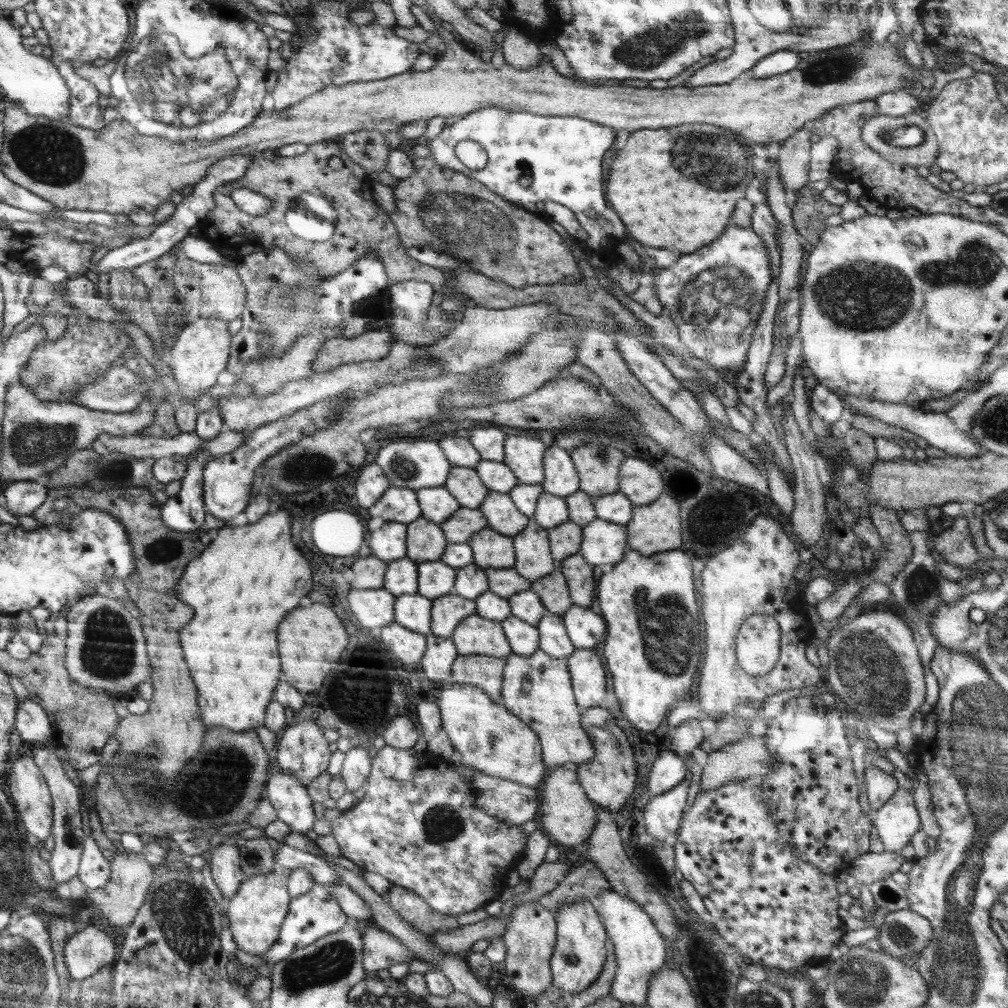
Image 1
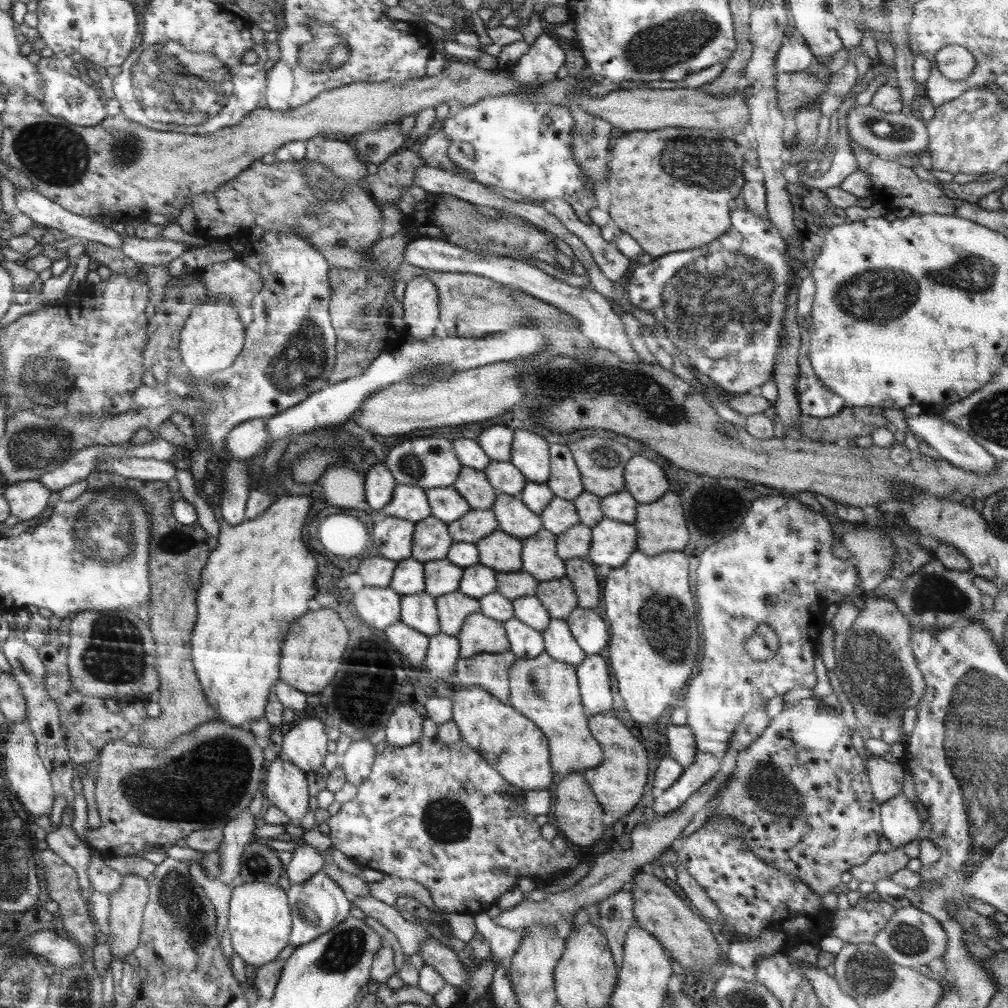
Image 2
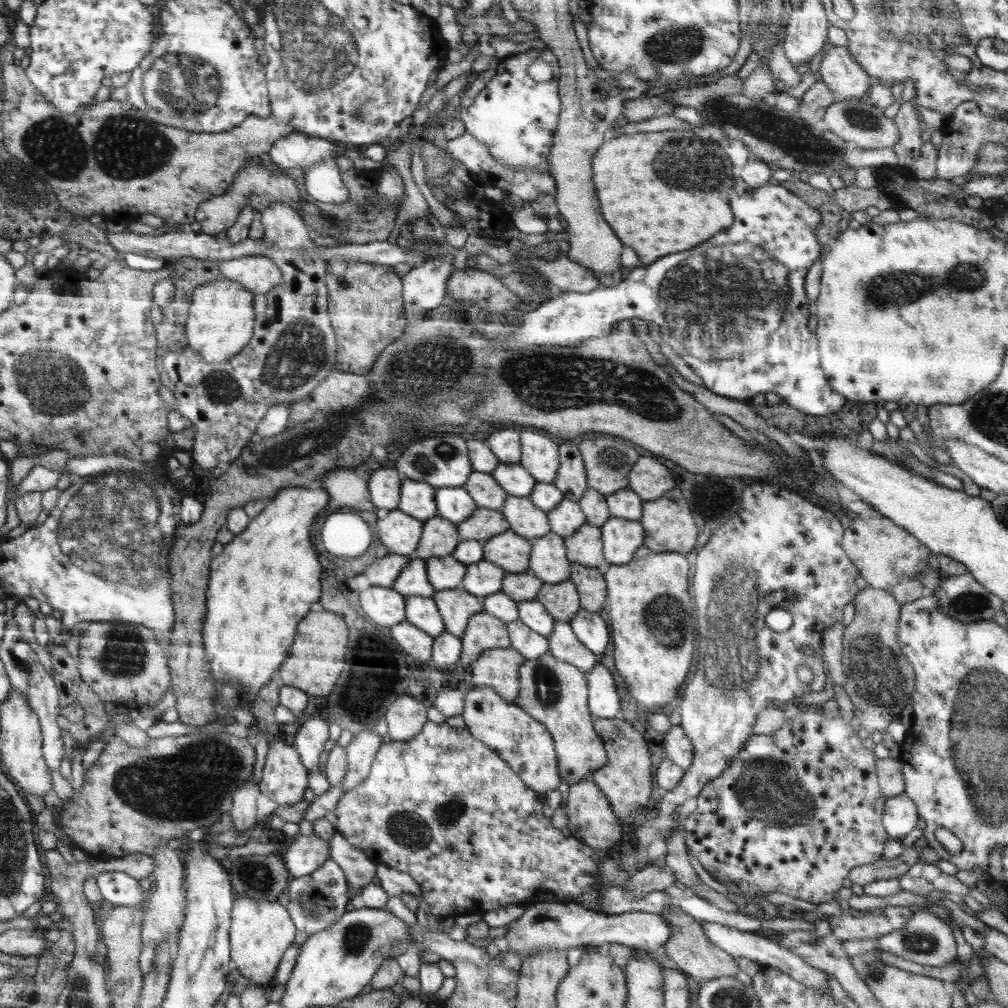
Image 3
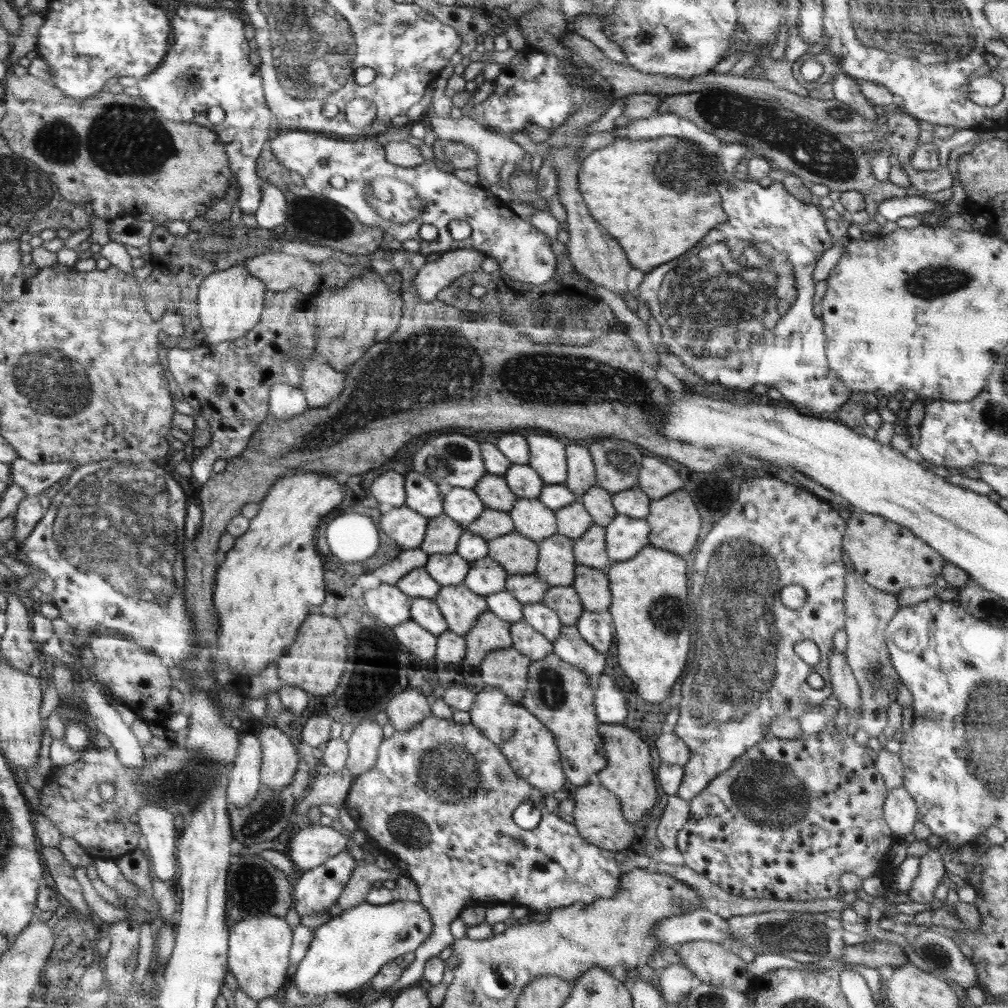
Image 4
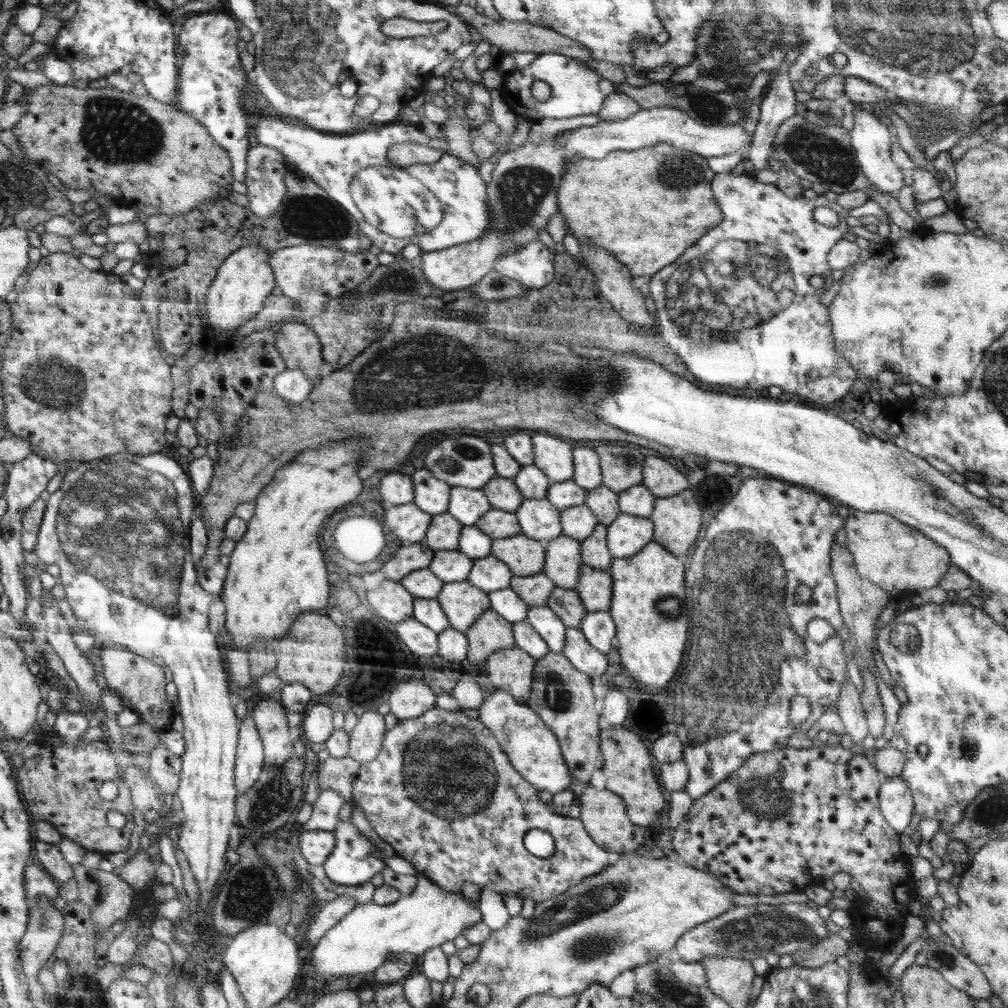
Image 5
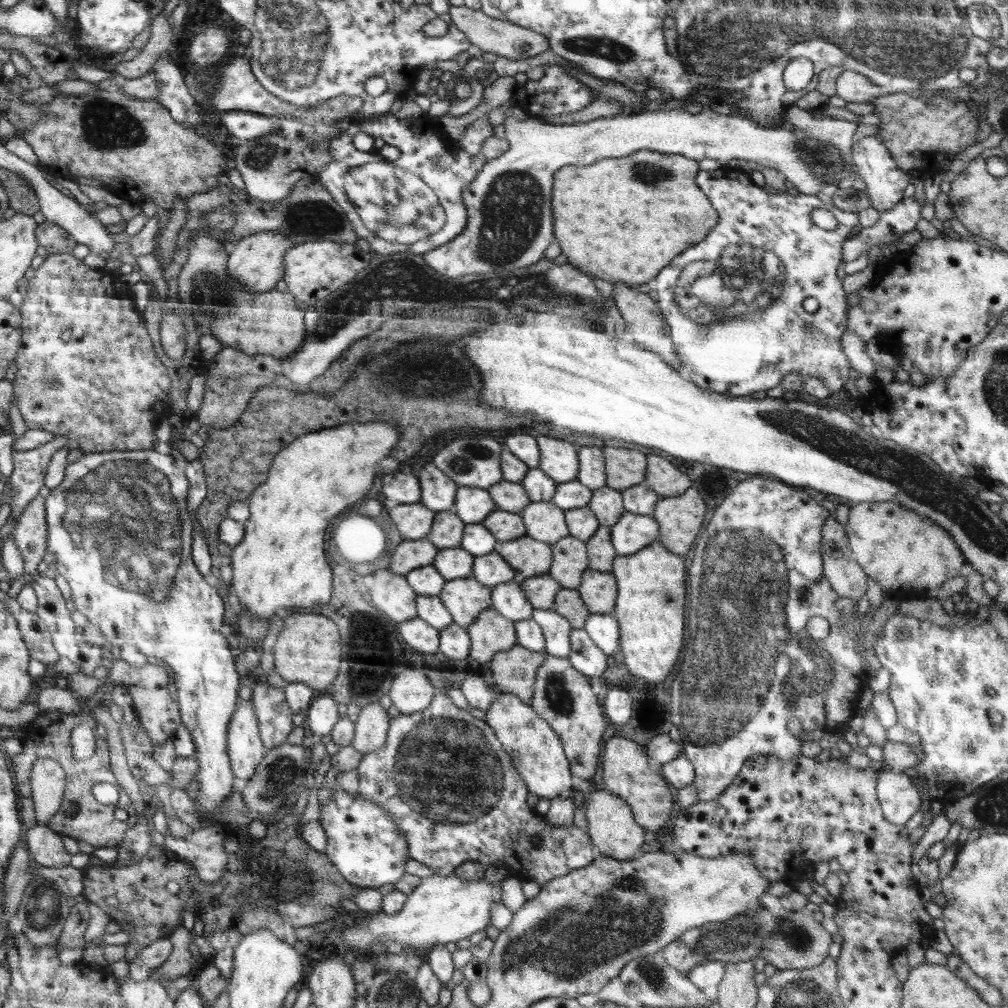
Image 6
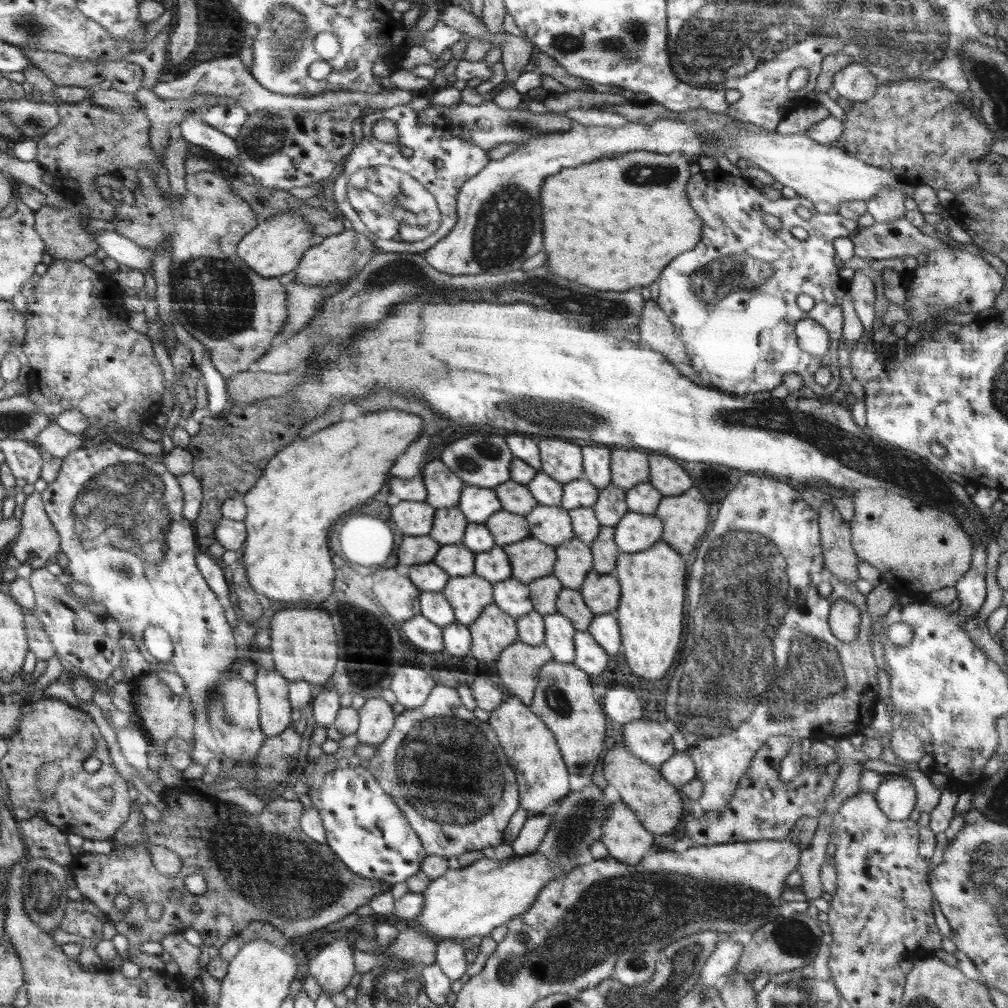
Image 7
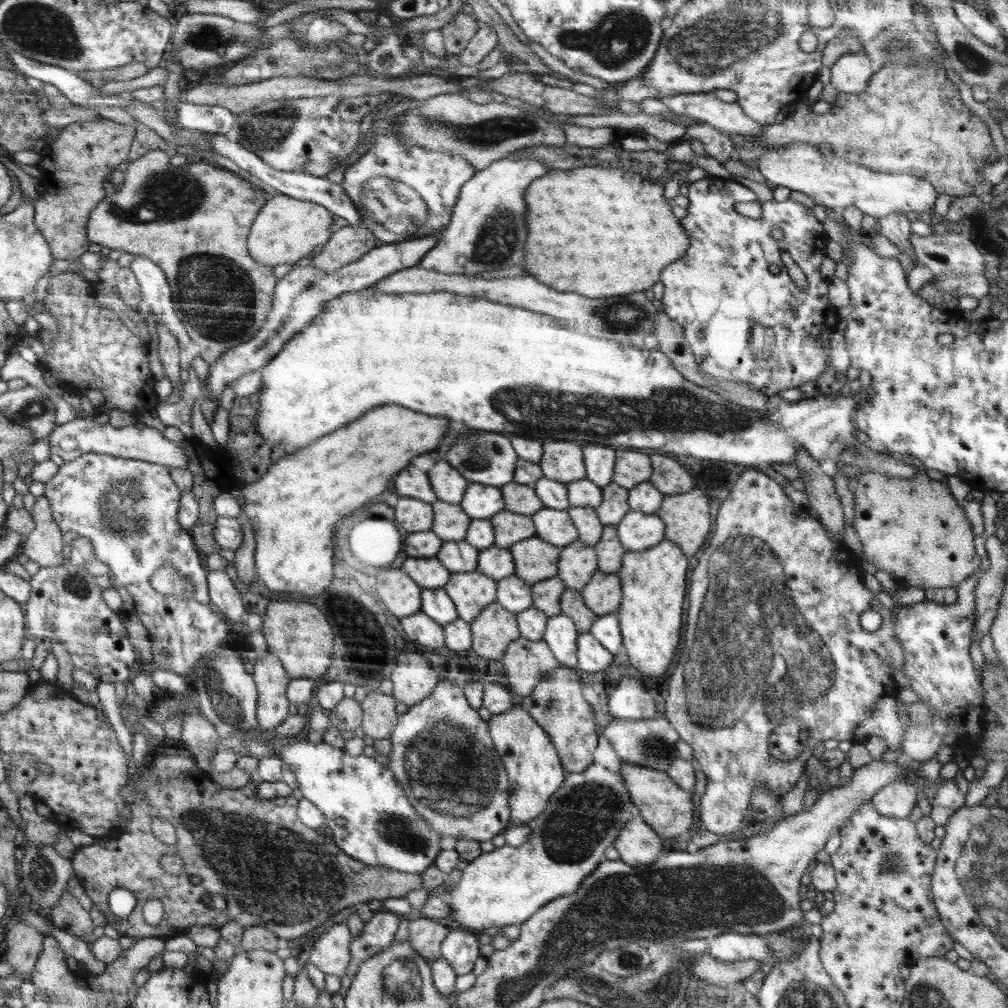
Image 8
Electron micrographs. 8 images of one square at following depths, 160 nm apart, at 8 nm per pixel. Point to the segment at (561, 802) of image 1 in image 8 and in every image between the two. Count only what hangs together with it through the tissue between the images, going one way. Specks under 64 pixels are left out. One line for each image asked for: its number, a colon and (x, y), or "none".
2: (577, 815)
3: (590, 819)
4: (597, 815)
5: (603, 814)
6: (612, 829)
7: (626, 840)
8: (637, 844)

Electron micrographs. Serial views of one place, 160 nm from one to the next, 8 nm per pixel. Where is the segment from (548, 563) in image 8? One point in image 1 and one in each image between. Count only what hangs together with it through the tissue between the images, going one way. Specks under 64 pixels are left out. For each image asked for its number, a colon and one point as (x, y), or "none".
1: (491, 549)
2: (502, 552)
3: (512, 552)
4: (518, 554)
5: (525, 556)
6: (528, 557)
7: (530, 559)

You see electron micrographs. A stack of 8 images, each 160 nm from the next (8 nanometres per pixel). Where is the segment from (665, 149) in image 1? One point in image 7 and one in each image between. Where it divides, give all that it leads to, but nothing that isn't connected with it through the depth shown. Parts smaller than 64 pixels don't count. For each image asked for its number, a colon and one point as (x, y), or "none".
2: (671, 187)
3: (631, 173)
4: (657, 197)
5: (646, 206)
6: (612, 222)
7: (613, 224)

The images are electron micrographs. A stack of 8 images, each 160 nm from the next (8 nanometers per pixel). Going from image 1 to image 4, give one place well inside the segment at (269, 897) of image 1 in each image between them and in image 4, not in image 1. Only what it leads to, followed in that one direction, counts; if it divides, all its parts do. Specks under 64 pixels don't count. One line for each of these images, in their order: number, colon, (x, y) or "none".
2: (258, 920)
3: (262, 931)
4: (260, 944)

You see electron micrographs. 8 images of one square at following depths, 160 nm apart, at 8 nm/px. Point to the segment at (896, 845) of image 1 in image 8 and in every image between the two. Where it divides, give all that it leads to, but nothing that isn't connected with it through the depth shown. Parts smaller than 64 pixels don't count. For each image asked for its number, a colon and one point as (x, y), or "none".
2: (900, 822)
3: (899, 818)
4: (900, 813)
5: (896, 804)
6: (899, 798)
7: (896, 797)
8: (897, 800)

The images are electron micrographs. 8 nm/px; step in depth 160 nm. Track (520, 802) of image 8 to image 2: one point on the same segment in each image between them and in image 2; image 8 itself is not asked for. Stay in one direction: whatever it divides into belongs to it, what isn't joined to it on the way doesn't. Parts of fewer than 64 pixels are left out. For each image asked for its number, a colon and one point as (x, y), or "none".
2: (519, 751)
3: (526, 745)
4: (530, 748)
5: (533, 749)
6: (536, 751)
7: (542, 777)

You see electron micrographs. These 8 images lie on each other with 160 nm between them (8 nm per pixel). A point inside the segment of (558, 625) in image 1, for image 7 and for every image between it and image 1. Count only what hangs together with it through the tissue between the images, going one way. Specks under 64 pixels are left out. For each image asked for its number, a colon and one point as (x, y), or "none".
2: (559, 642)
3: (564, 645)
4: (569, 646)
5: (582, 655)
6: (586, 657)
7: (590, 657)

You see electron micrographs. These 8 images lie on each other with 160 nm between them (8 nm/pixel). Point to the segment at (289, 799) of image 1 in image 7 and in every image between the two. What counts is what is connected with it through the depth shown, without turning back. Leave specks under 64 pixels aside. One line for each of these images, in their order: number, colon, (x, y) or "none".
2: (286, 788)
3: (284, 777)
4: (280, 758)
5: (268, 715)
6: (272, 710)
7: (272, 689)

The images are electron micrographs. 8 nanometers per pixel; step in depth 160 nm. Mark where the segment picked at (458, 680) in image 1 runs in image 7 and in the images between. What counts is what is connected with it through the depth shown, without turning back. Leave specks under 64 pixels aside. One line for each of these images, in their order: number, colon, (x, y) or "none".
2: (490, 671)
3: (498, 669)
4: (506, 669)
5: (511, 669)
6: (514, 670)
7: (519, 664)

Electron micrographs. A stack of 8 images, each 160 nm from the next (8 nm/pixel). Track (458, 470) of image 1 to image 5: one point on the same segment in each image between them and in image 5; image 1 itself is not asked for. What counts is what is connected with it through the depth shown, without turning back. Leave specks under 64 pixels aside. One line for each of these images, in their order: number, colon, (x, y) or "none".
2: (473, 485)
3: (483, 488)
4: (492, 490)
5: (502, 493)

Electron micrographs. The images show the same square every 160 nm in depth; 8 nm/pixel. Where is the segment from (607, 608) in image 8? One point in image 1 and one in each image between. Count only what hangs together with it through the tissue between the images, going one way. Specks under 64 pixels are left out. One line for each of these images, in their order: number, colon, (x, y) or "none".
1: (579, 574)
2: (582, 573)
3: (591, 586)
4: (592, 585)
5: (594, 586)
6: (598, 590)
7: (601, 592)

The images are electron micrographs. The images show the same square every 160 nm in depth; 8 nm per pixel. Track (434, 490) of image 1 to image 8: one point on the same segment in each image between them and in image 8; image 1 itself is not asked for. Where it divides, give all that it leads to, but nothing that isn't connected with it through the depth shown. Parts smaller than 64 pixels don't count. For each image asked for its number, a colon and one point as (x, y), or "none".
2: (447, 504)
3: (455, 504)
4: (462, 504)
5: (467, 505)
6: (472, 504)
7: (477, 504)
8: (479, 501)

